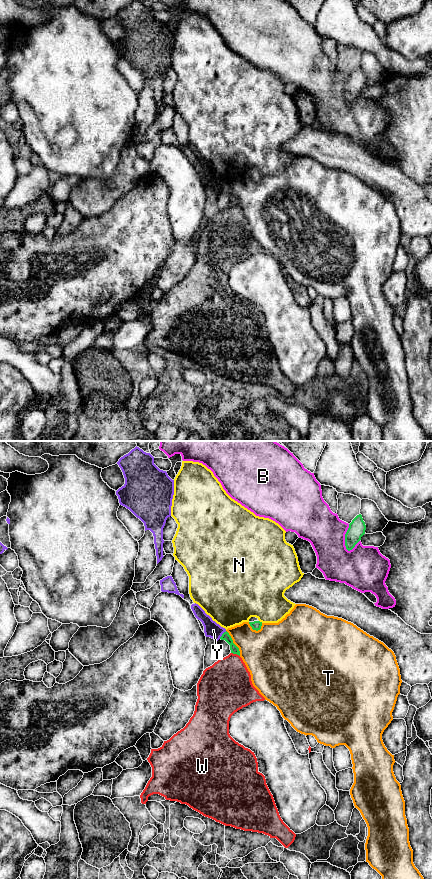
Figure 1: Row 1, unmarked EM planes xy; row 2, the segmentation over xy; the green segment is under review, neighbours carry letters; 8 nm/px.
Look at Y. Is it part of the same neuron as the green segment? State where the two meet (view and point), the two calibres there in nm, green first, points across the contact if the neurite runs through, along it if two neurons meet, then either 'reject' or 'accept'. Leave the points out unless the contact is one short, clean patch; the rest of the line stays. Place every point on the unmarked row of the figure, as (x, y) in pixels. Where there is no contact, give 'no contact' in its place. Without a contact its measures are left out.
meets green in xy at (222, 186); 70 nm thick on the green side, 130 nm on the other; border along xy (226, 183), (219, 190); reject

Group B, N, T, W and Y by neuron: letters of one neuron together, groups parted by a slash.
B / N / T / W / Y

